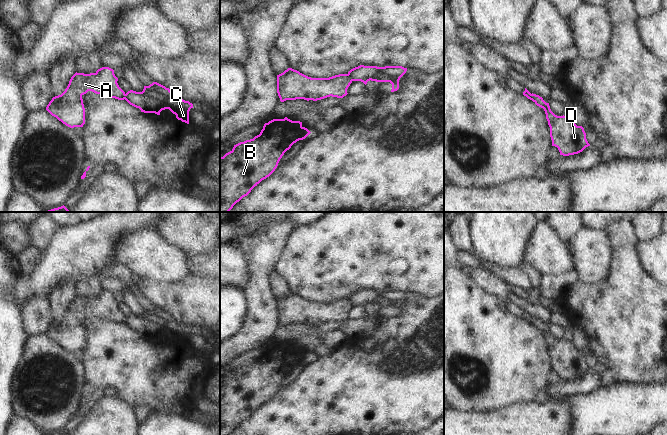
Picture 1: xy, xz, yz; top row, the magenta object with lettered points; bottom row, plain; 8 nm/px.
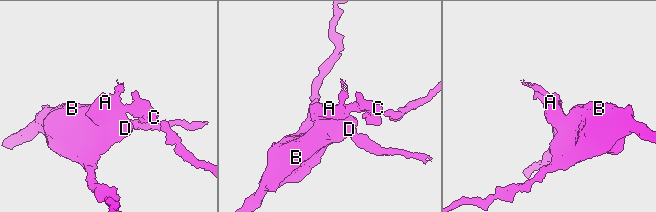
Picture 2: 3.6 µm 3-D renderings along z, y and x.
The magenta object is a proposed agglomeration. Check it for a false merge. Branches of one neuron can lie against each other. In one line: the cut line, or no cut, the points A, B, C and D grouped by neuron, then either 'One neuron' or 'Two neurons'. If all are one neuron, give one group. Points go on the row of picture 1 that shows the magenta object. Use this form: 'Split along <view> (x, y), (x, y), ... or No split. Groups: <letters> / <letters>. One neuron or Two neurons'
Split along xz (347, 74), (353, 80). Groups: A B D / C. Two neurons

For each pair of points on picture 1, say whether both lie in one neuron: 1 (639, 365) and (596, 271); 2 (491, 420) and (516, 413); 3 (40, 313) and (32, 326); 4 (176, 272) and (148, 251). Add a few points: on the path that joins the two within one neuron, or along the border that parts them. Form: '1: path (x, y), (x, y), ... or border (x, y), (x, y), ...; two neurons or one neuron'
1: border (612, 260), (603, 280), (580, 281); two neurons
2: path (497, 420), (510, 419); one neuron
3: path (37, 316), (34, 323); one neuron
4: path (169, 265), (155, 258); one neuron

